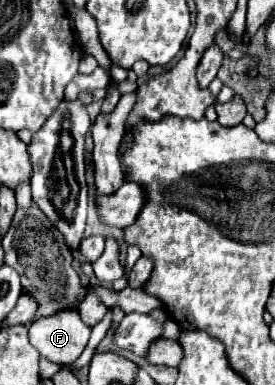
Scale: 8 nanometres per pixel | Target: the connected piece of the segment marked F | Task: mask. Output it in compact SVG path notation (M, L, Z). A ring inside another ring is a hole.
M66 310L34 322L28 338L42 358L56 364L70 364L82 354L90 338L90 328L80 320L76 310Z

